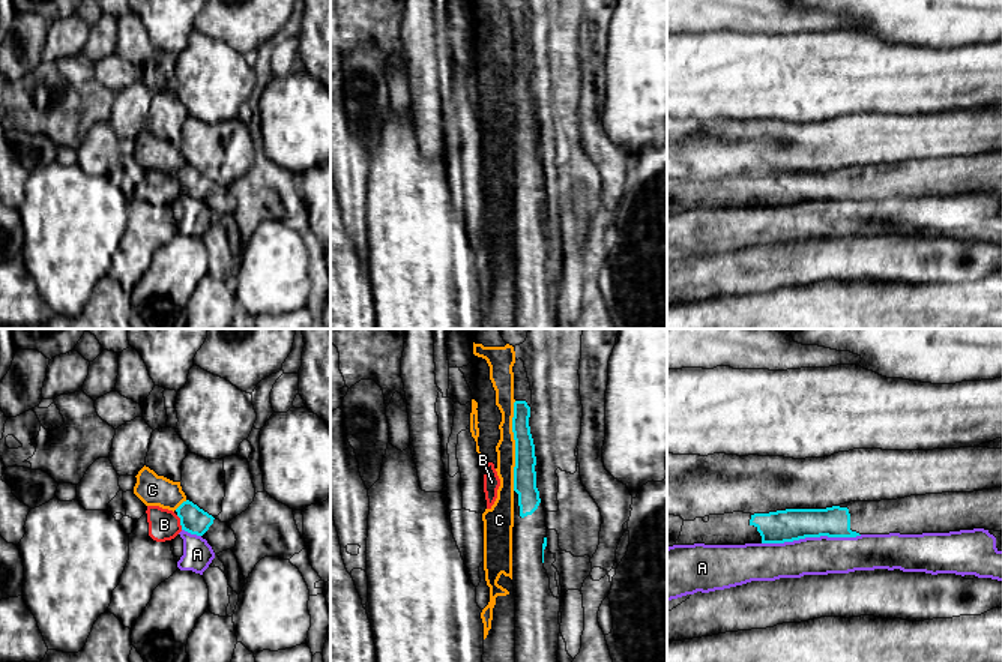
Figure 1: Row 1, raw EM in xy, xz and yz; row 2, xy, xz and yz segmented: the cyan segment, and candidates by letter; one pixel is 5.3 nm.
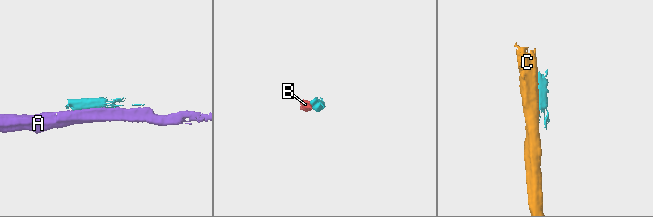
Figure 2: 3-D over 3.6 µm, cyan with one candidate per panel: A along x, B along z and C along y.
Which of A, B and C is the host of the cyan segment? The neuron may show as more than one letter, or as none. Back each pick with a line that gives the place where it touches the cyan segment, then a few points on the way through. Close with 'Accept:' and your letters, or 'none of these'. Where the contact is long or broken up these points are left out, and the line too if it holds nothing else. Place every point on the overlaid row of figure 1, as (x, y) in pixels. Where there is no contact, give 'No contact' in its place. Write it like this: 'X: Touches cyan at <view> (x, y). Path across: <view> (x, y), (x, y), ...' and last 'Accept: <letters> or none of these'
Accept: none of these

